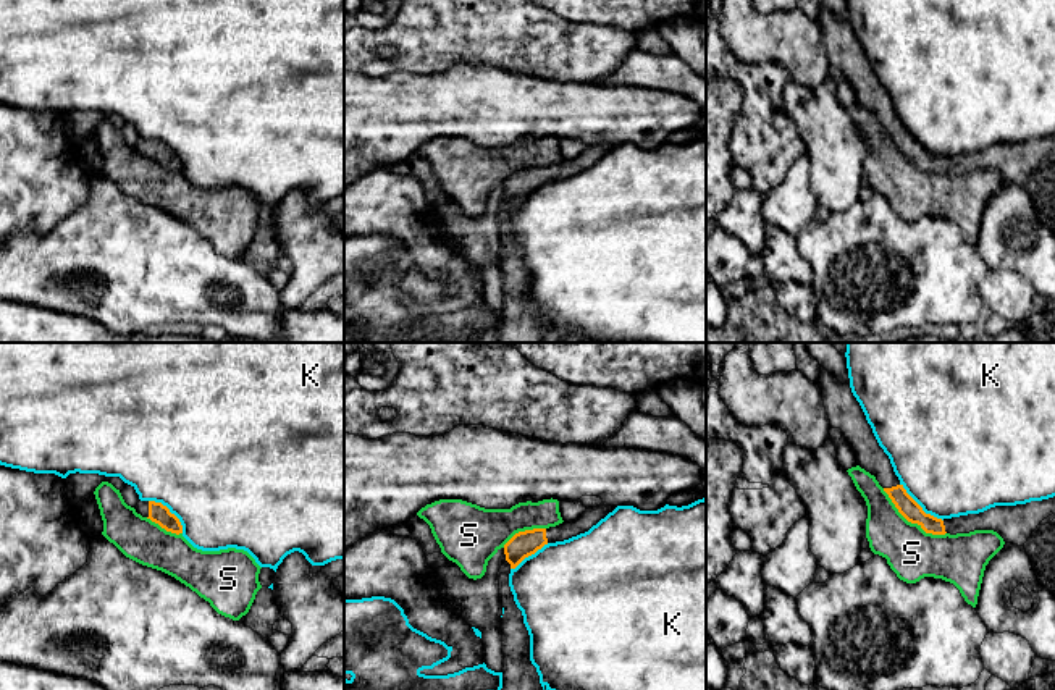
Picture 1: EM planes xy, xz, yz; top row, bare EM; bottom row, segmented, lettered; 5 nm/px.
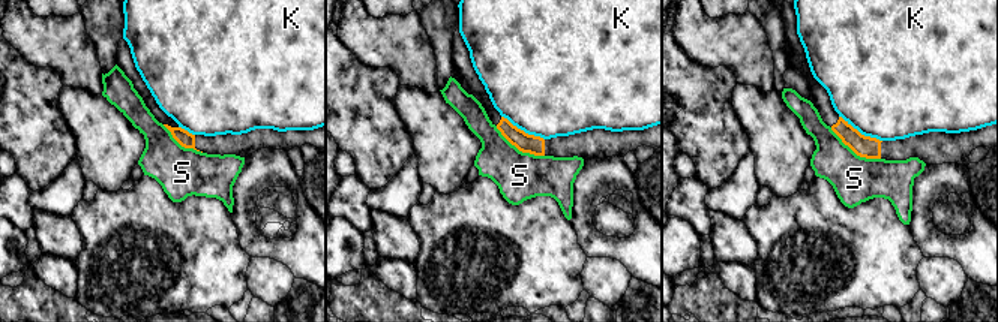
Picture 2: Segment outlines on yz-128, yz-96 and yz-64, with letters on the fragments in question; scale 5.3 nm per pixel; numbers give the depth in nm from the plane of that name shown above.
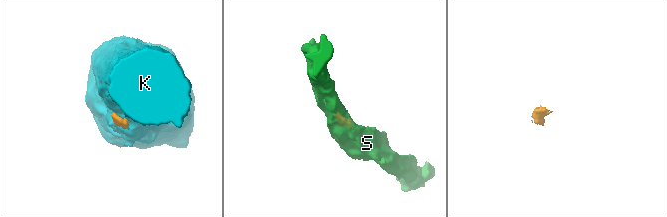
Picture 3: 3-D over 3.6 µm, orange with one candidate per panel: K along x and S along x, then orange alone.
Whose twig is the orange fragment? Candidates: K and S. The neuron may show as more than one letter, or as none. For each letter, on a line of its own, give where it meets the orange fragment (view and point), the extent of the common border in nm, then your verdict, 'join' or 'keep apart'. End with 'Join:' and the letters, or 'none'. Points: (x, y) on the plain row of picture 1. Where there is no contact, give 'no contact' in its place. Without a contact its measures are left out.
K: yz (920, 144) | 280 nm | keep apart
S: yz (912, 160) | 400 nm | keep apart
Join: none

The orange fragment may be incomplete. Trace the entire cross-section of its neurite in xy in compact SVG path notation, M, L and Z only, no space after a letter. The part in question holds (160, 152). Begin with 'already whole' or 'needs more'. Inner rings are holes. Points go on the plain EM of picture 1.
needs more; M139 139L134 147L137 152L158 162L166 170L171 170L176 173L183 171L183 163L179 157L174 152L171 152L170 147L163 144L162 141Z

